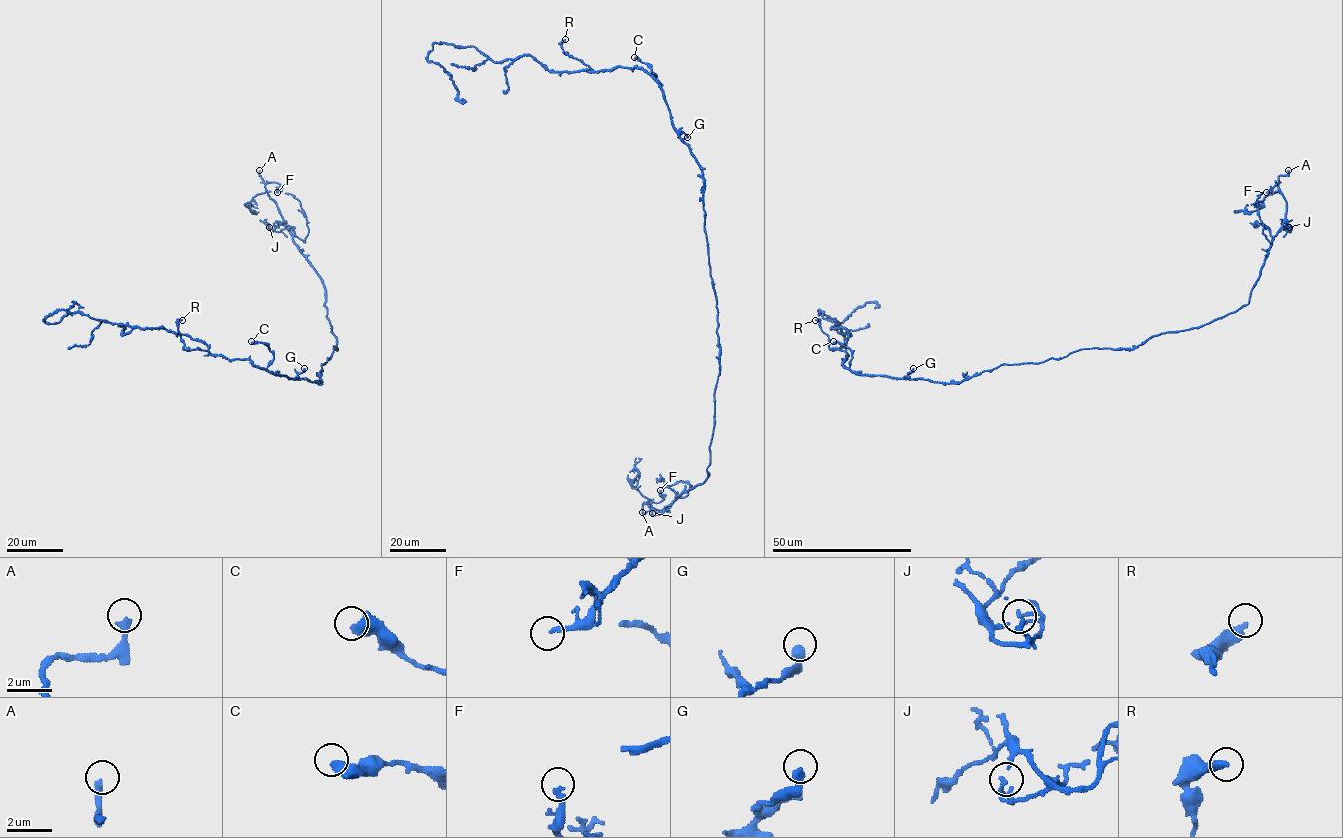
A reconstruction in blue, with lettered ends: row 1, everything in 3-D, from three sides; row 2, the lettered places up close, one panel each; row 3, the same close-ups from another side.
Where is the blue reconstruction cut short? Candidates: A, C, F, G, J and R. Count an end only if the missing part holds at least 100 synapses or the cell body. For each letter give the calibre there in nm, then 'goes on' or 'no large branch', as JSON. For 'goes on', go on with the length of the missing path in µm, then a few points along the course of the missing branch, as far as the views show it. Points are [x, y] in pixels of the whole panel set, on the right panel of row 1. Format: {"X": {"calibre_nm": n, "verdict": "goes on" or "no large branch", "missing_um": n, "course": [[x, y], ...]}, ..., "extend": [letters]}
{"A": {"calibre_nm": 280, "verdict": "goes on", "missing_um": 8, "course": [[1288, 170], [1273, 159]]}, "C": {"calibre_nm": 480, "verdict": "no large branch"}, "F": {"calibre_nm": 190, "verdict": "no large branch"}, "G": {"calibre_nm": 400, "verdict": "no large branch"}, "J": {"calibre_nm": 90, "verdict": "no large branch"}, "R": {"calibre_nm": 360, "verdict": "no large branch"}, "extend": ["A"]}

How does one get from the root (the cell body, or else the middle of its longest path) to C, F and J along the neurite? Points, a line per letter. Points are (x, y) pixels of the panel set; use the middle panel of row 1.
C: (703, 207), (701, 166), (673, 126), (661, 87), (649, 73), (656, 75), (646, 64), (634, 57)
F: (703, 207), (719, 348), (708, 476), (677, 495), (663, 510), (656, 510), (648, 501), (661, 502), (660, 490)
J: (703, 207), (719, 348), (708, 476), (703, 483), (677, 495), (662, 514), (652, 516), (652, 513)

